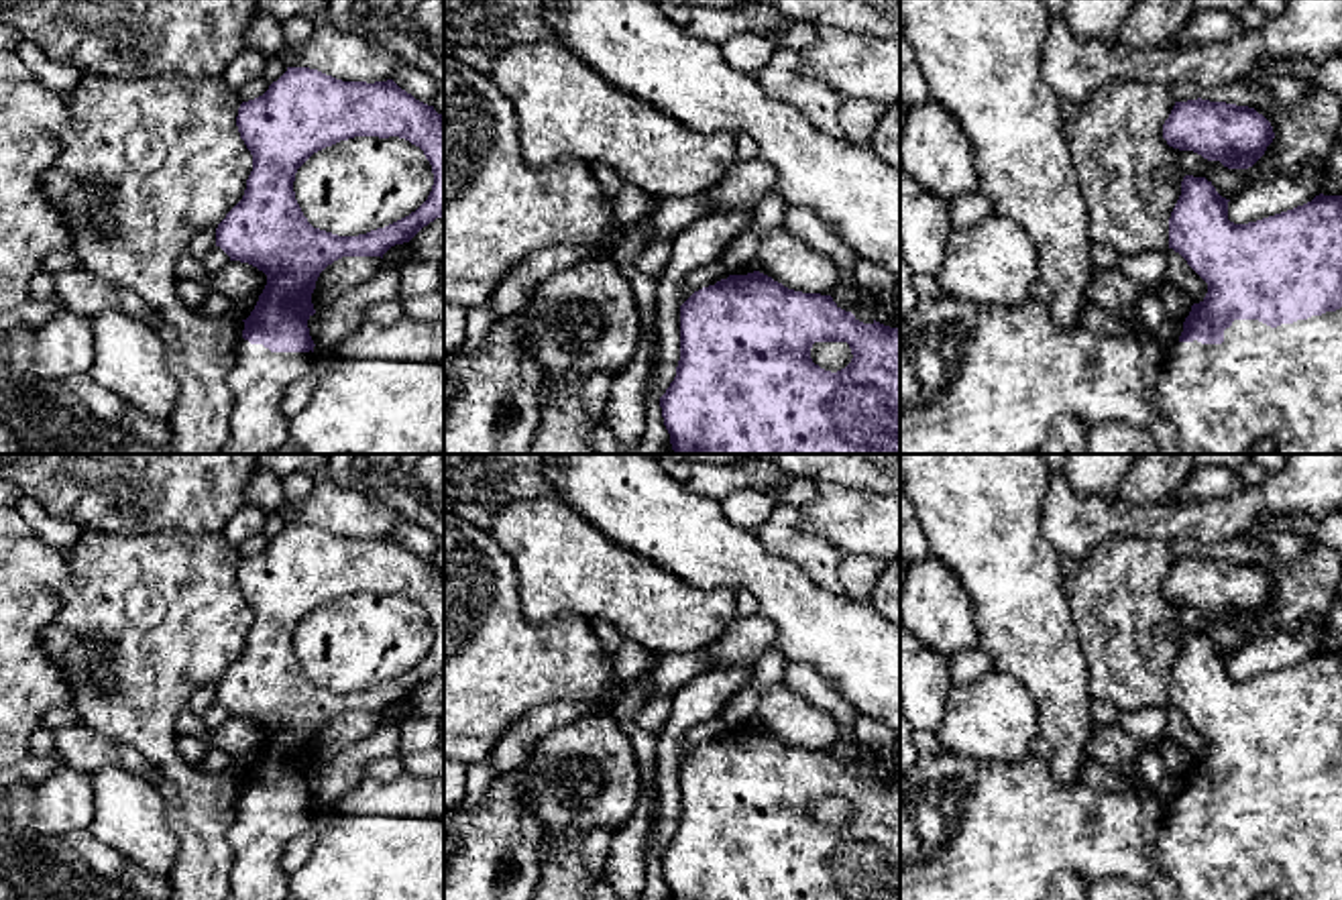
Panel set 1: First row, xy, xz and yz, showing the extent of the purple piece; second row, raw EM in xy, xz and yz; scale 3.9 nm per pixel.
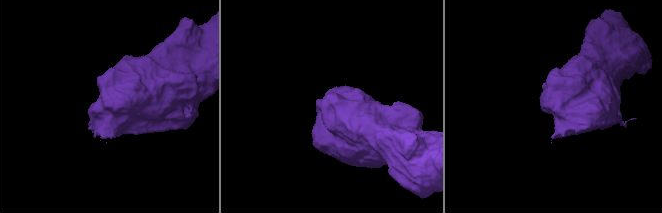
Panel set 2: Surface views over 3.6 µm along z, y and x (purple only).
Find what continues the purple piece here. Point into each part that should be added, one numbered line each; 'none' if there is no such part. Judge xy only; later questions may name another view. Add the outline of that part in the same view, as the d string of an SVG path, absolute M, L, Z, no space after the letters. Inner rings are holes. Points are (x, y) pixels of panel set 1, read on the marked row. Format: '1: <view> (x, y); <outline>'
1: xy (259, 377); M240 338L226 375L232 391L230 436L220 454L273 454L287 444L281 411L287 387L314 371L316 352L271 352Z

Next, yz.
1: yz (1283, 383); M1342 307L1277 328L1259 320L1234 320L1224 330L1222 344L1175 342L1167 362L1161 367L1157 393L1163 415L1177 430L1179 454L1254 454L1252 448L1265 438L1275 442L1275 454L1342 454Z

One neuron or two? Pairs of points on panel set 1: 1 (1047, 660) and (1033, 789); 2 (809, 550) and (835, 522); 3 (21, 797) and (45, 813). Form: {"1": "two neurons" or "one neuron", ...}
{"1": "two neurons", "2": "two neurons", "3": "two neurons"}

